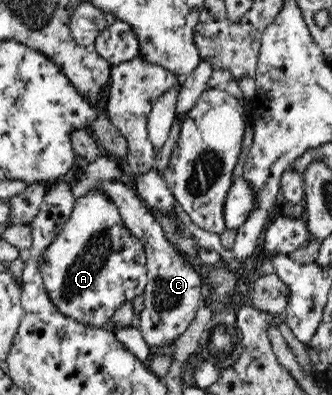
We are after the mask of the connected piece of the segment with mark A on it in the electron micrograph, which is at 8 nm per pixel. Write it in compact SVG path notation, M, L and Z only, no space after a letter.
M102 189L92 190L75 202L72 214L64 225L63 232L44 252L40 264L43 285L47 298L60 314L80 324L104 327L113 318L116 309L127 300L134 300L142 294L147 284L147 258L142 243L126 228L120 211L110 195Z

